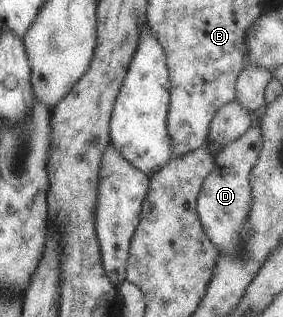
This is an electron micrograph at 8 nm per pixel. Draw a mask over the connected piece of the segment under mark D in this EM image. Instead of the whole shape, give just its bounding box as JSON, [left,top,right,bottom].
[195,123,262,254]

